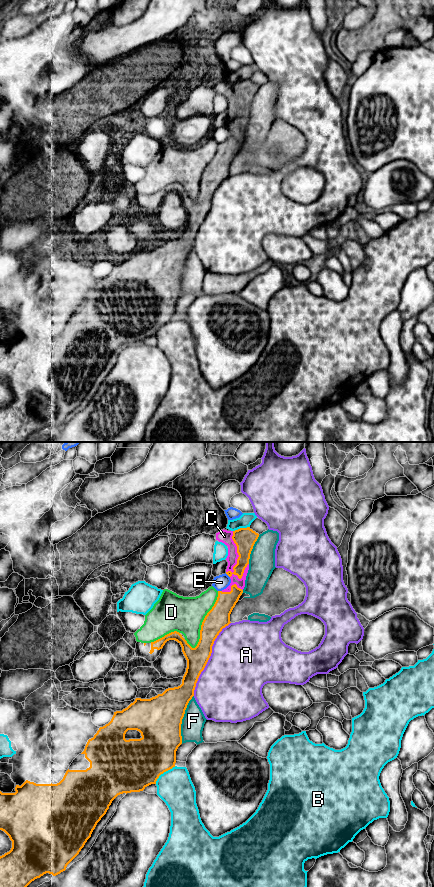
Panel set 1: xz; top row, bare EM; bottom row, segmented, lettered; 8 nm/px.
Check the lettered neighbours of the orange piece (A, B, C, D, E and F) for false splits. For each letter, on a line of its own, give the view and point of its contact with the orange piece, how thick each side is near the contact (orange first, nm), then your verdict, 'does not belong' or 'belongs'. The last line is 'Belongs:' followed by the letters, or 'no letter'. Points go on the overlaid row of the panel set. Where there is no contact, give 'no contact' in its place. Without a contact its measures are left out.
A: meets orange in xz at (209, 657); 170 nm thick on the orange side, 500 nm on the other; does not belong
B: meets orange in xz at (163, 772); 400 nm thick on the orange side, 280 nm on the other; does not belong
C: meets orange in xz at (239, 556); 170 nm thick on the orange side, 110 nm on the other; belongs
D: meets orange in xz at (203, 620); 180 nm thick on the orange side, 300 nm on the other; belongs
E: meets orange in xz at (227, 574); 120 nm thick on the orange side, 120 nm on the other; does not belong
F: meets orange in xz at (182, 718); 360 nm thick on the orange side, 180 nm on the other; does not belong
Belongs: C, D

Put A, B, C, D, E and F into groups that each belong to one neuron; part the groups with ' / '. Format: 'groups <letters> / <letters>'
groups A / B / C D / E / F

